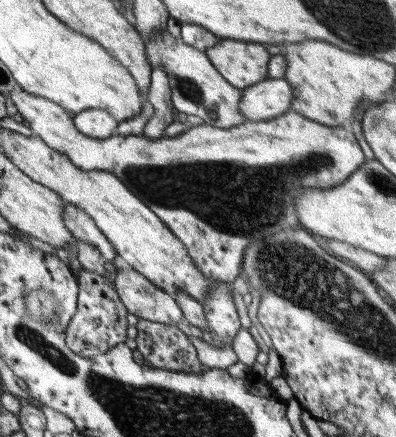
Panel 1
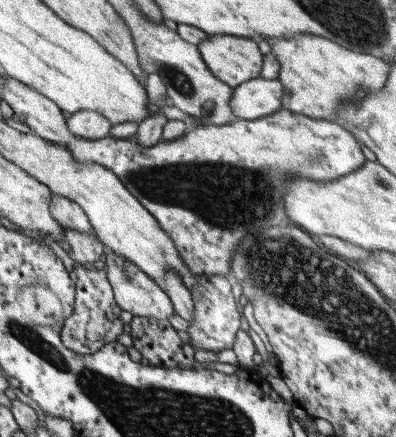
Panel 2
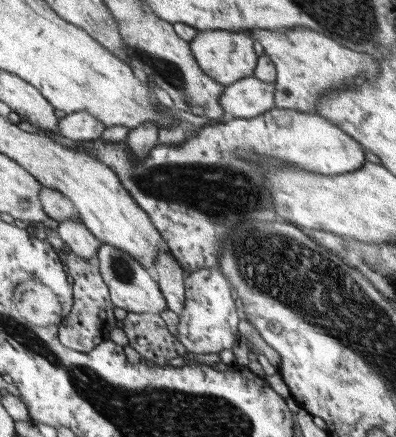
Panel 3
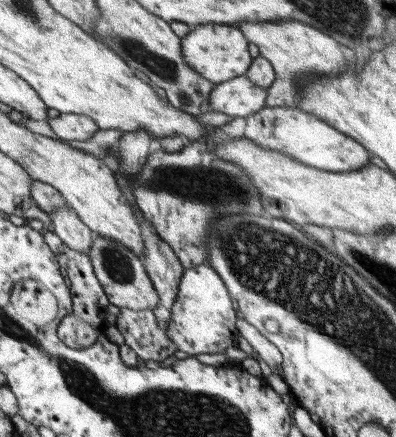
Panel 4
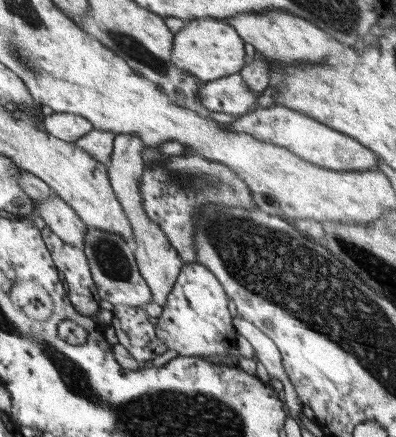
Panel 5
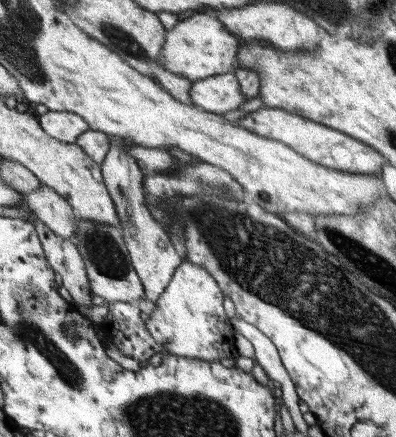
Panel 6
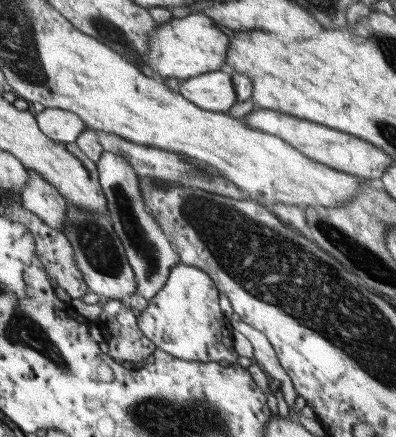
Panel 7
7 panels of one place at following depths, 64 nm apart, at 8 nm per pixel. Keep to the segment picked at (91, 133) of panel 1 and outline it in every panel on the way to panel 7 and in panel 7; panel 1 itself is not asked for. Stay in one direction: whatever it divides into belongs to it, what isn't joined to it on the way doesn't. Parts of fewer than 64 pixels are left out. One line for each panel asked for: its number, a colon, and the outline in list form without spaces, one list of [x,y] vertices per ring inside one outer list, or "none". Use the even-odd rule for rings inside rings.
2: [[[89,110],[71,114],[65,120],[65,126],[69,128],[69,132],[73,136],[83,138],[83,140],[101,140],[111,130],[111,122],[105,116],[101,116],[97,112],[89,112]]]
3: [[[77,112],[77,114],[63,116],[57,122],[57,128],[59,128],[57,134],[61,134],[63,138],[85,144],[85,142],[95,142],[105,130],[105,124],[101,124],[95,116],[87,112]]]
4: [[[59,114],[55,118],[47,118],[49,128],[59,140],[87,140],[91,138],[99,128],[89,116],[77,116],[77,114]]]
5: [[[53,112],[49,116],[39,116],[43,128],[47,134],[59,138],[59,140],[65,140],[69,144],[75,144],[79,138],[83,138],[85,134],[89,134],[93,130],[93,126],[77,116],[77,114],[59,114],[59,112]]]
6: [[[47,110],[45,114],[37,116],[37,120],[49,136],[61,140],[63,144],[77,144],[77,138],[89,130],[89,124],[71,112]]]
7: [[[45,108],[39,114],[35,114],[35,118],[41,132],[55,144],[75,144],[77,136],[85,128],[77,114],[59,108]]]

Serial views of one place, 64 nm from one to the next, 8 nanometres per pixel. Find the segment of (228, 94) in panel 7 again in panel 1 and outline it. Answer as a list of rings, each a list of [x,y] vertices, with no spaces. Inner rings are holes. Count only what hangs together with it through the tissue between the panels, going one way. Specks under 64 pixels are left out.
[[[261,80],[241,90],[239,112],[247,122],[269,120],[289,110],[293,92],[283,80]]]

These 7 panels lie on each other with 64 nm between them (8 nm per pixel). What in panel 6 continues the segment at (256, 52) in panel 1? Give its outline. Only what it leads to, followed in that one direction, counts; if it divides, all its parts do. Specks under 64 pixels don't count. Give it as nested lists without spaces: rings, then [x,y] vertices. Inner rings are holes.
[[[209,12],[189,16],[187,20],[177,22],[171,30],[165,32],[165,44],[161,44],[161,54],[157,56],[157,64],[163,66],[165,72],[185,78],[189,82],[205,80],[207,76],[229,74],[237,68],[237,48],[239,40],[221,26]]]

